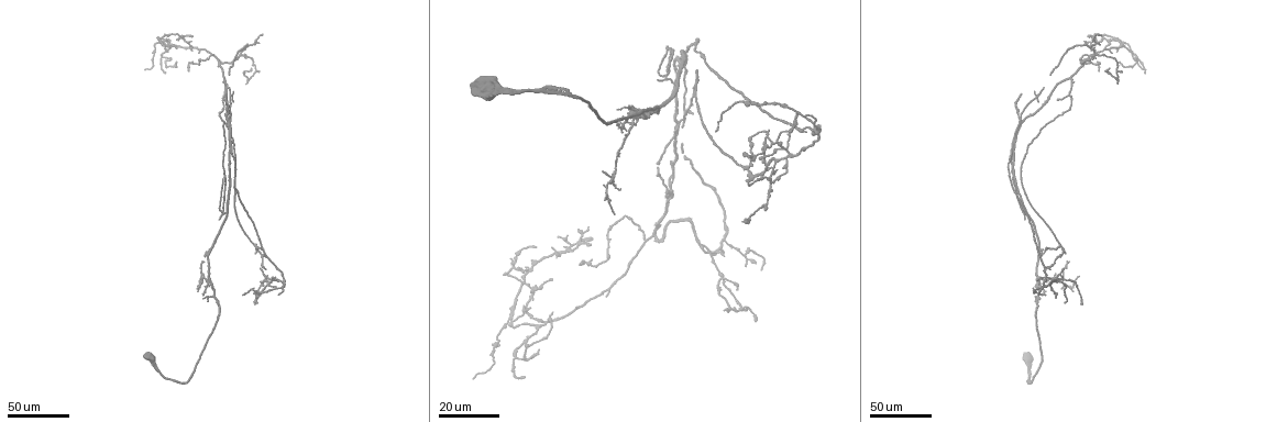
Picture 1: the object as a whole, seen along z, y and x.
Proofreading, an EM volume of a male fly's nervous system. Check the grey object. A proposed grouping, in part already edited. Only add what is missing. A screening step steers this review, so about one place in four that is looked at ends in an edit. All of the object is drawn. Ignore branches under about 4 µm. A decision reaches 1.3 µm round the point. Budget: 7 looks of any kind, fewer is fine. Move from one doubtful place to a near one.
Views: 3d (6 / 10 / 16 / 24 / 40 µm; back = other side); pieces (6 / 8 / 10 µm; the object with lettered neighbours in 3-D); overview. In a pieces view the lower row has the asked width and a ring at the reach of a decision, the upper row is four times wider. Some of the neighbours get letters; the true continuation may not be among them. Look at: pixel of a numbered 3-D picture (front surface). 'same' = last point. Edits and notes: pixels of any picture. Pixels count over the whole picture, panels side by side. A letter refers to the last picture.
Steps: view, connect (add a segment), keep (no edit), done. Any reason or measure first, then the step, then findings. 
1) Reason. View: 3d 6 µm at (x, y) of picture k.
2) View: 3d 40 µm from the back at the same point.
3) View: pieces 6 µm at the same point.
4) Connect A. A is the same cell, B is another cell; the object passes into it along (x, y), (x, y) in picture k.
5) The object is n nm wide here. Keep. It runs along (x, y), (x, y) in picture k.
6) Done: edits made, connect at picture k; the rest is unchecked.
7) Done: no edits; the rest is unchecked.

Thin end. View: 3d 40 µm at (203, 293) of picture 1.

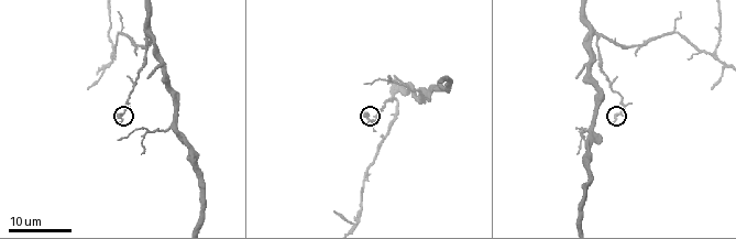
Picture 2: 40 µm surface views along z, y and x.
View: pieces 8 µm at (613, 120) of picture 2.

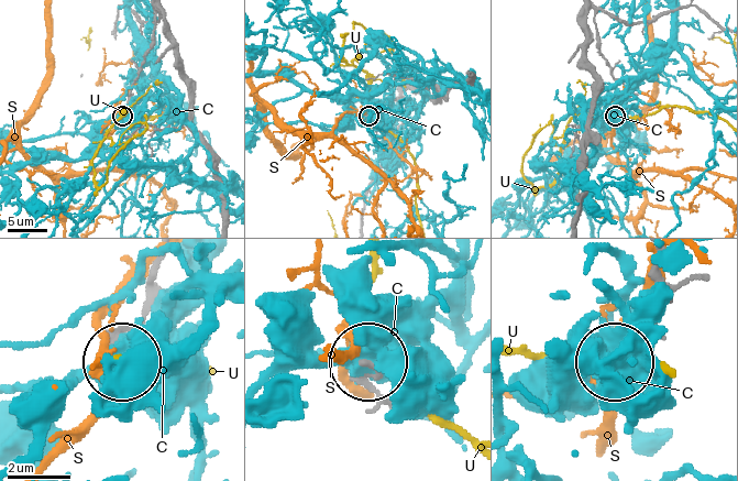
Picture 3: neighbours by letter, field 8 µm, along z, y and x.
Keep. C, S and U are other cells; none of them fits.

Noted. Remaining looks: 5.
Branch stops here. View: 3d 24 µm at (669, 159) of picture 1.

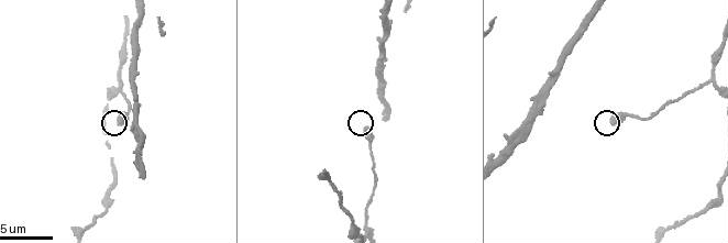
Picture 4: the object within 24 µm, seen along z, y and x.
View: pieces 6 µm at (610, 122) of picture 4.

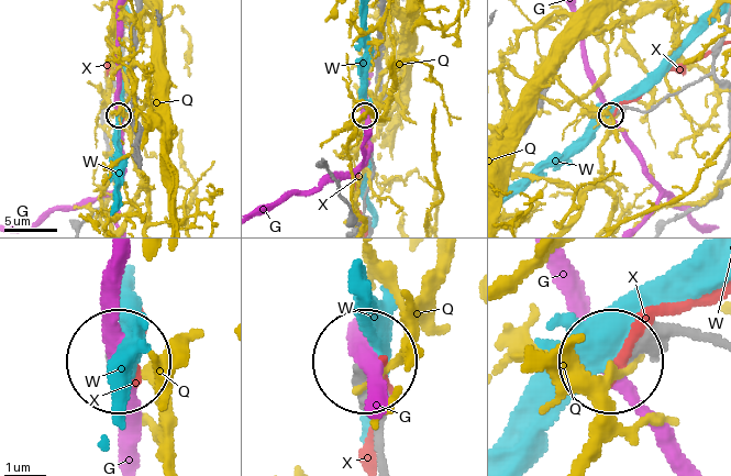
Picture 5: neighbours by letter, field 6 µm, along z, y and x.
Keep. G, Q, W and X are other cells; it runs along (385, 463), (370, 361) in picture 5; none of them fits.

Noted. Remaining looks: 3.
An open end. View: 3d 24 µm at (1039, 101) of picture 1.

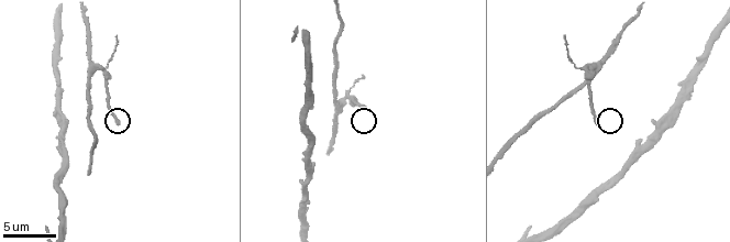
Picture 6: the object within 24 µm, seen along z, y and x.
See the neighbours. View: pieces 10 µm at (365, 108) of picture 6.

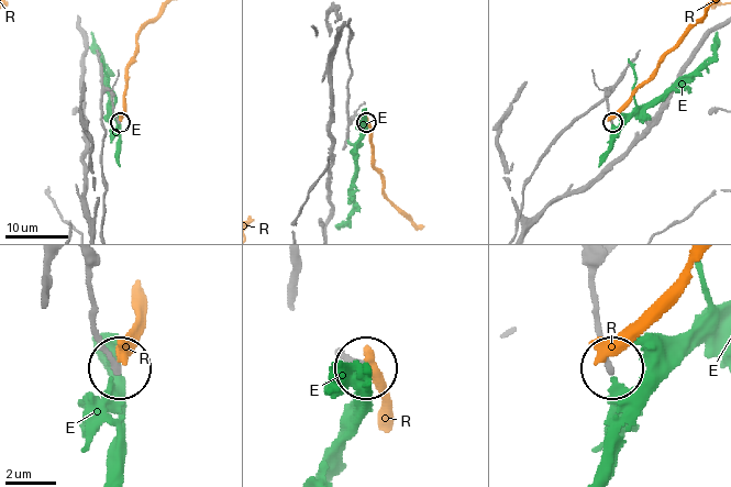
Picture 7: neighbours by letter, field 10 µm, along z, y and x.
Keep. E and R are other cells; it runs along (593, 265), (593, 322), (610, 364) in picture 7; none of them fits.

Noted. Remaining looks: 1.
Free end. View: pieces 6 µm at (329, 154) of picture 6.

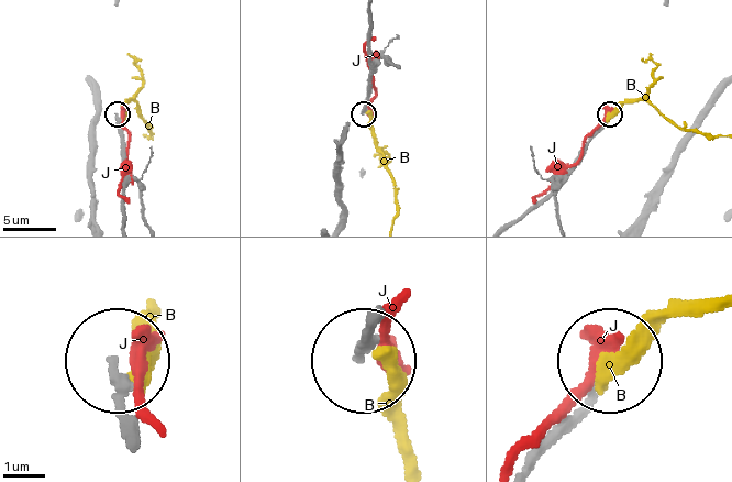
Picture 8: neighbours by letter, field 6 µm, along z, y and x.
Keep. B and J are other cells; it runs along (369, 10), (369, 99), (364, 114) in picture 8; none of them fits.

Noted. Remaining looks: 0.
Done: no edits; the rest is unchecked.

